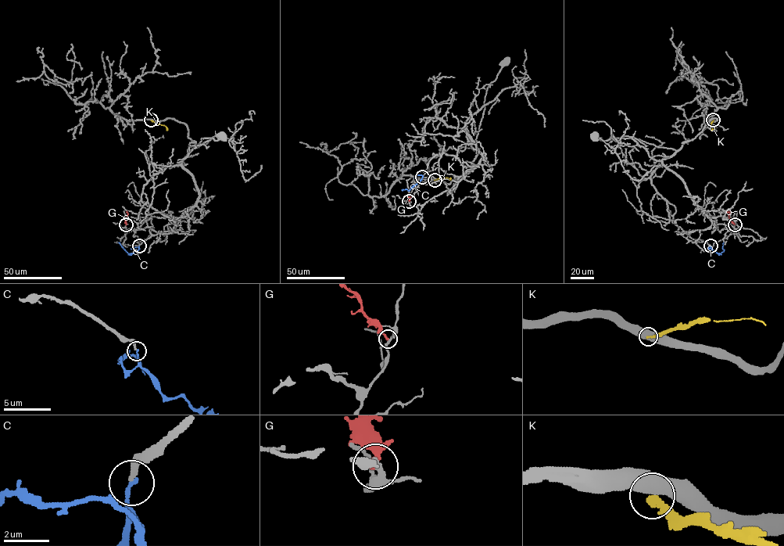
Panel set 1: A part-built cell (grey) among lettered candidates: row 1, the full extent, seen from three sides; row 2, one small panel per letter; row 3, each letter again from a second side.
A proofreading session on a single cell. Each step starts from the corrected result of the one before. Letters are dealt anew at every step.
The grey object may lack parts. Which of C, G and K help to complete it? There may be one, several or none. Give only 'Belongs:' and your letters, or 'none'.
Belongs: C

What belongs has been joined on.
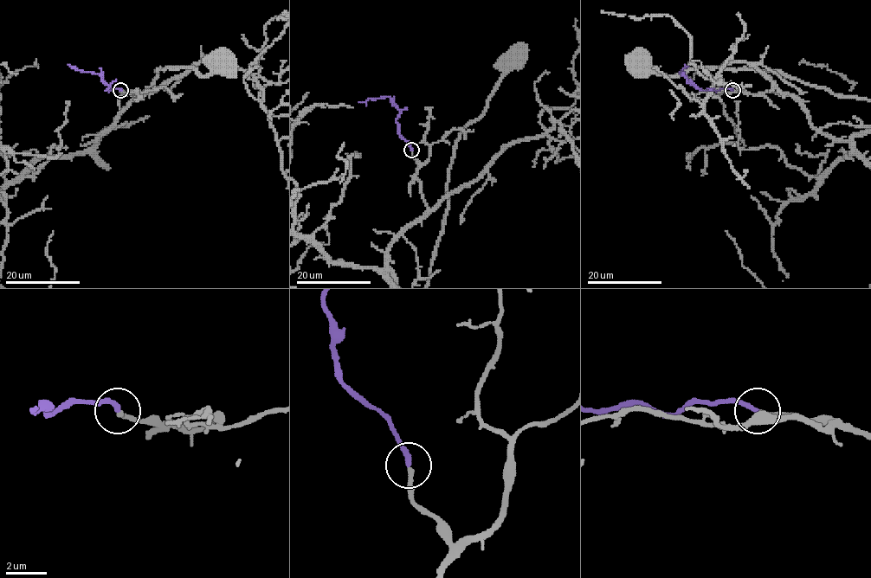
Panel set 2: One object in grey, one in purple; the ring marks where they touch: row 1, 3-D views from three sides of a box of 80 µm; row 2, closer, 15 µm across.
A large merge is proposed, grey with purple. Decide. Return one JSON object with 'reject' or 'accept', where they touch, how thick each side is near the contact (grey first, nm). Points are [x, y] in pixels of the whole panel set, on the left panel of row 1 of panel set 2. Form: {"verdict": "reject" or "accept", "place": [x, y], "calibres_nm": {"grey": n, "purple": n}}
{"verdict": "accept", "place": [120, 90], "calibres_nm": {"grey": 240, "purple": 240}}

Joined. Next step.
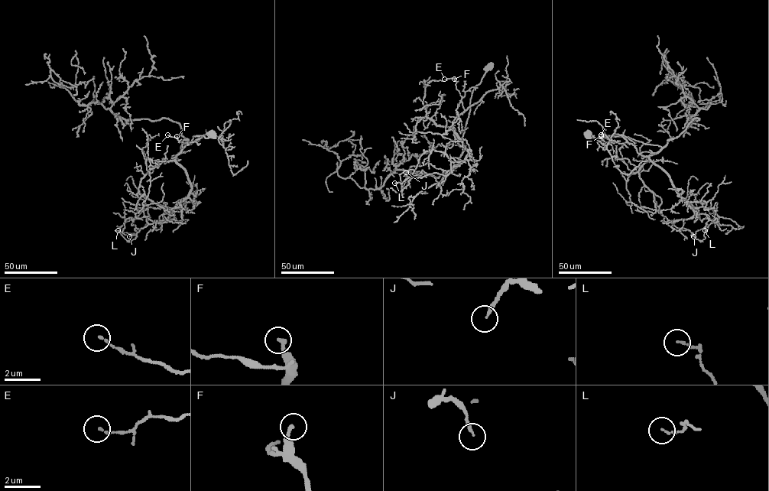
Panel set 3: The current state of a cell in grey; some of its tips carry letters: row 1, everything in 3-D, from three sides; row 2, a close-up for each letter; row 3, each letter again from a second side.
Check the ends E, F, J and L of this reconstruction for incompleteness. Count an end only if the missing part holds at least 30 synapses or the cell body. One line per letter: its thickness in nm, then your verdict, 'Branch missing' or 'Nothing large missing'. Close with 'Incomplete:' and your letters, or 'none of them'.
E: Thickness 110 nm. Nothing large missing
F: Thickness 240 nm. Nothing large missing
J: Thickness 160 nm. Nothing large missing
L: Thickness 110 nm. Nothing large missing
Incomplete: none of them

